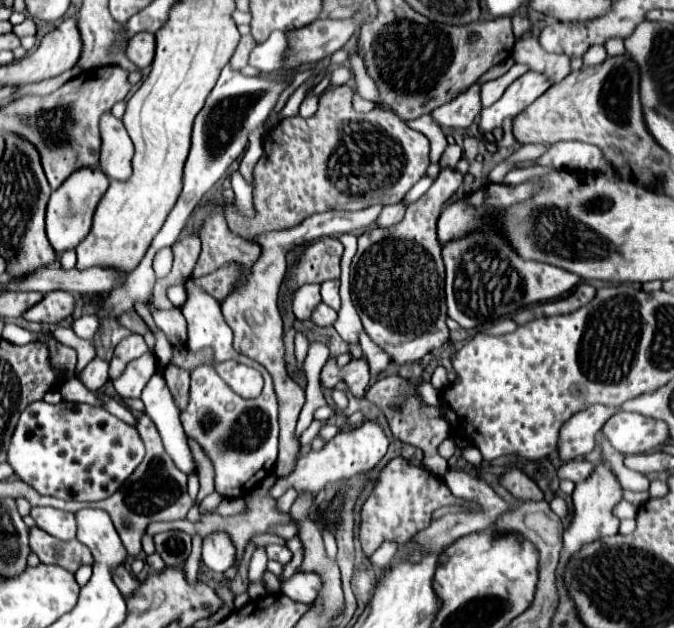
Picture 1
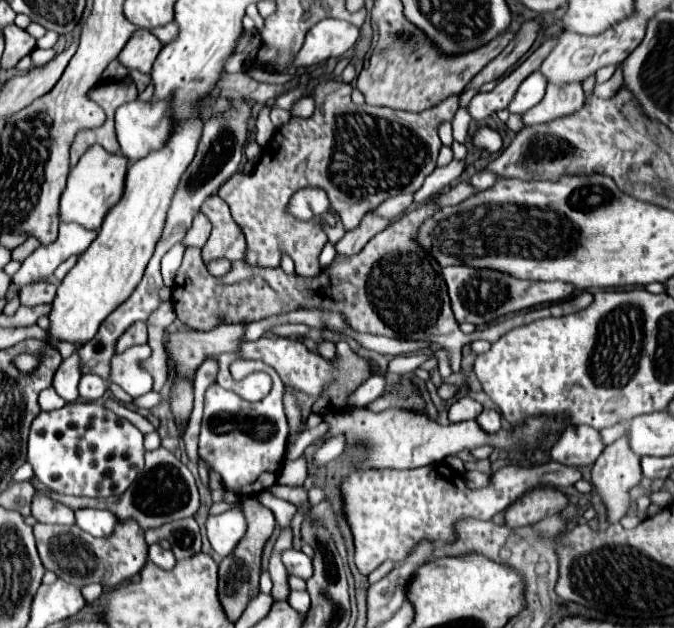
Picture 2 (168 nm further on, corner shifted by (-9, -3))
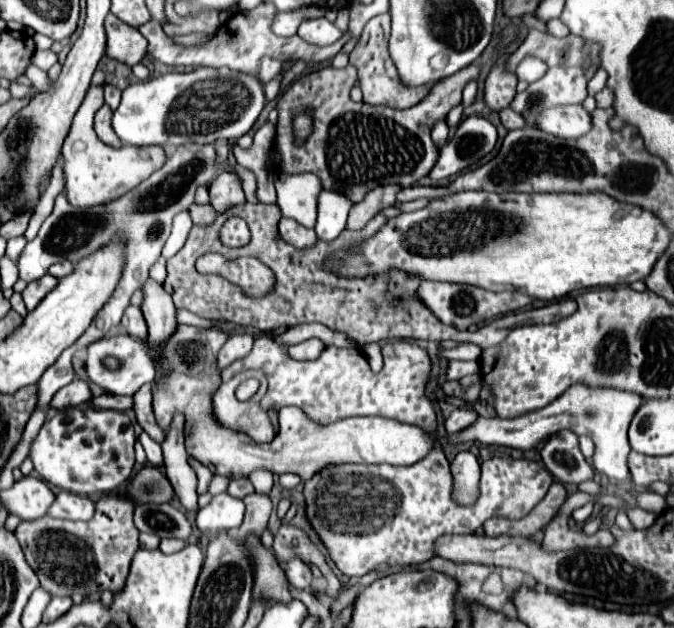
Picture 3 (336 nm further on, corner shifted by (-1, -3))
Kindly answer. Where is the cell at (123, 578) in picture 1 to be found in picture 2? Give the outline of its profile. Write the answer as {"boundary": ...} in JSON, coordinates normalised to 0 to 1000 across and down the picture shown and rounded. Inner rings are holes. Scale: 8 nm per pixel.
{"boundary":[[[200,826],[177,830],[168,849],[159,858],[144,858],[114,836],[64,836],[55,833],[49,839],[55,858],[55,877],[67,900],[67,906],[79,909],[88,922],[111,932],[126,935],[132,928],[147,928],[153,938],[168,938],[185,928],[194,916],[206,912],[218,893],[218,865],[209,836]]]}

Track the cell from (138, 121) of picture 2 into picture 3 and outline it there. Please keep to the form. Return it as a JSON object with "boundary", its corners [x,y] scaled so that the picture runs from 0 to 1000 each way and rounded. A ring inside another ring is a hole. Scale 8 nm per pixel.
{"boundary":[[[295,107],[286,116],[248,116],[248,119],[221,126],[221,129],[206,129],[200,135],[191,135],[182,145],[180,167],[168,180],[168,209],[182,225],[182,231],[200,231],[200,234],[280,231],[280,228],[301,231],[301,228],[340,225],[340,221],[355,221],[375,202],[384,180],[390,177],[390,167],[393,167],[393,151],[390,151],[390,139],[384,135],[381,123],[349,116],[337,107],[331,110]]]}

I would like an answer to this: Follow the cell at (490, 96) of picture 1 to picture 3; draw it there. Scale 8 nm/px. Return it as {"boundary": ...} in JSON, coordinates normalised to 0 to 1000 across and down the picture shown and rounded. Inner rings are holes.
{"boundary":[[[706,129],[696,131],[685,148],[685,164],[688,172],[696,170],[705,159],[709,145],[709,135]]]}

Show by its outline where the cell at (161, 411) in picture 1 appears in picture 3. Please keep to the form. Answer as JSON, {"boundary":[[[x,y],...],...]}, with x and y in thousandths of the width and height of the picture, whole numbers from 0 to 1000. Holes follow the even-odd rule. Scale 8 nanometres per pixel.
{"boundary":[[[150,629],[150,632],[138,632],[135,642],[144,651],[171,651],[171,654],[191,654],[197,651],[197,635],[194,632],[180,632],[180,629]]]}

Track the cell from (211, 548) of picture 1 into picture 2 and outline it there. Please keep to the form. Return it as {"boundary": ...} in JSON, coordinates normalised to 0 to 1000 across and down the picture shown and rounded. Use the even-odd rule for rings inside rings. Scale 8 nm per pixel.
{"boundary":[[[346,807],[328,820],[310,820],[307,823],[307,855],[313,871],[328,884],[340,884],[352,861],[364,852],[366,846],[366,830],[361,820],[358,807]]]}

